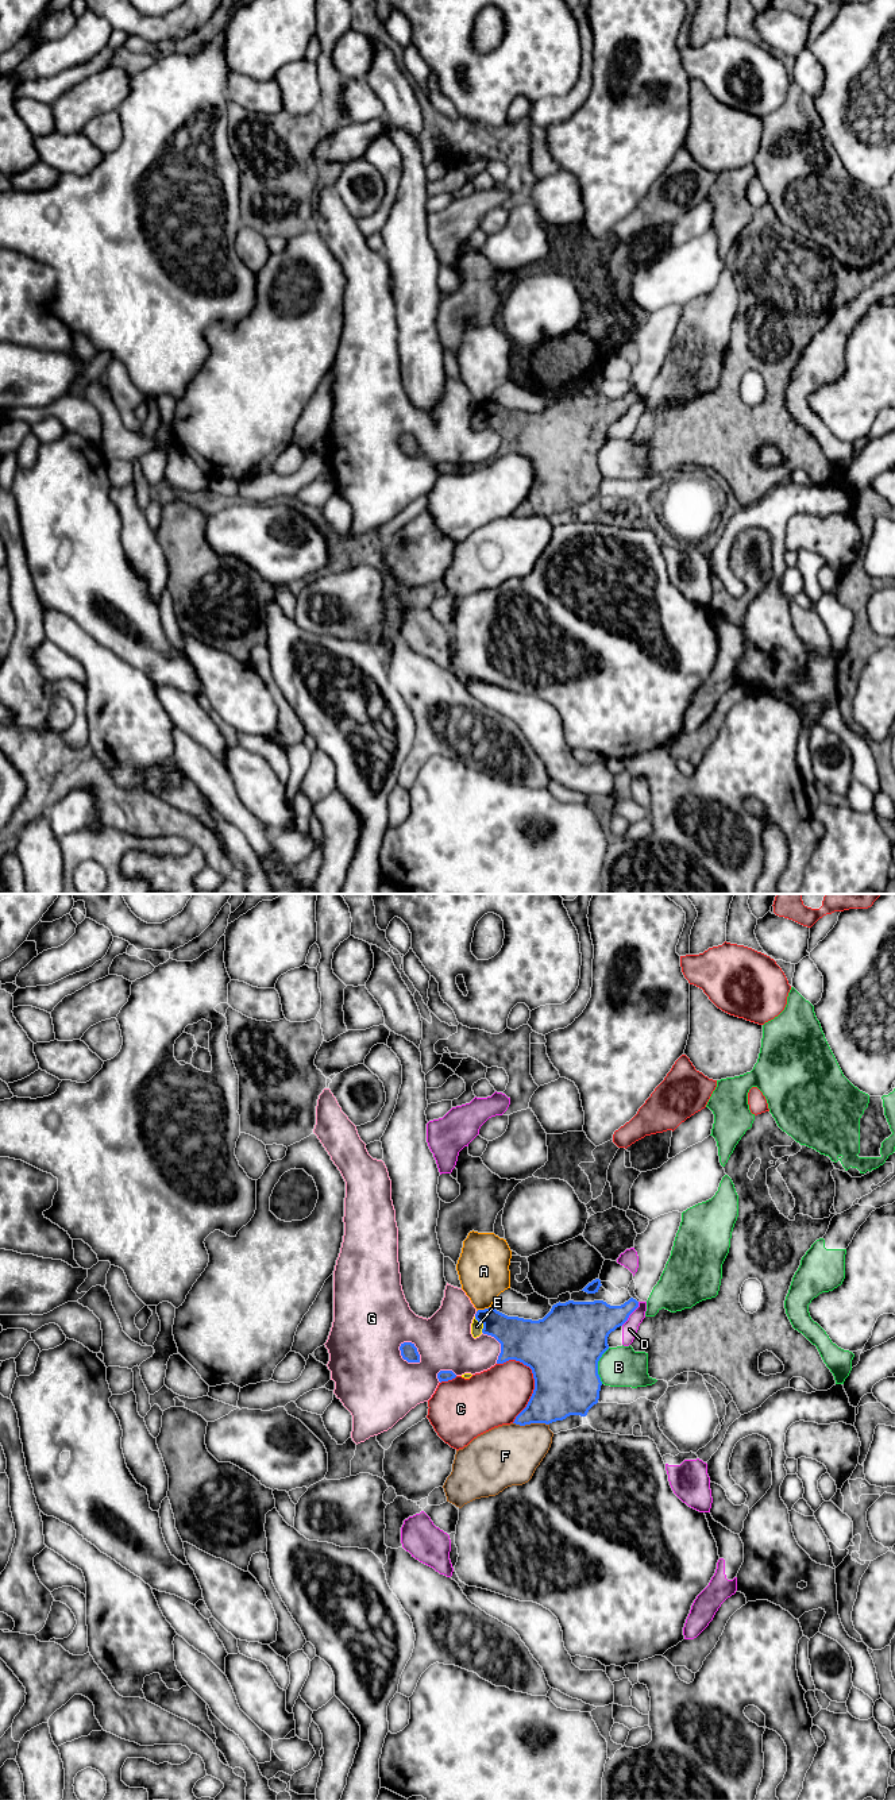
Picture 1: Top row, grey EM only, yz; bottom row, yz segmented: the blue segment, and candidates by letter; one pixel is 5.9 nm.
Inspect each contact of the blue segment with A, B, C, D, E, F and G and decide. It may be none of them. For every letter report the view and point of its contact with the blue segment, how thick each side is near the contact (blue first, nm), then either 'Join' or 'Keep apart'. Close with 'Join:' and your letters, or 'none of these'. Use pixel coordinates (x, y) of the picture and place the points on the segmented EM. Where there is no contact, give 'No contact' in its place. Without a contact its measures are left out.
A: Touches blue at yz (485, 1309). Thickness 220 nm (blue) against 300 nm. Keep apart
B: Touches blue at yz (597, 1365). Thickness 440 nm (blue) against 240 nm. Keep apart
C: Touches blue at yz (535, 1386). Thickness 420 nm (blue) against 340 nm. Keep apart
D: Touches blue at yz (631, 1313). Thickness 260 nm (blue) against 90 nm. Keep apart
E: Touches blue at yz (482, 1322). Thickness 240 nm (blue) against 70 nm. Join
F: Touches blue at yz (531, 1422). Thickness 300 nm (blue) against 360 nm. Keep apart
G: Touches blue at yz (405, 1359). Thickness 100 nm (blue) against 460 nm. Keep apart
Join: E

